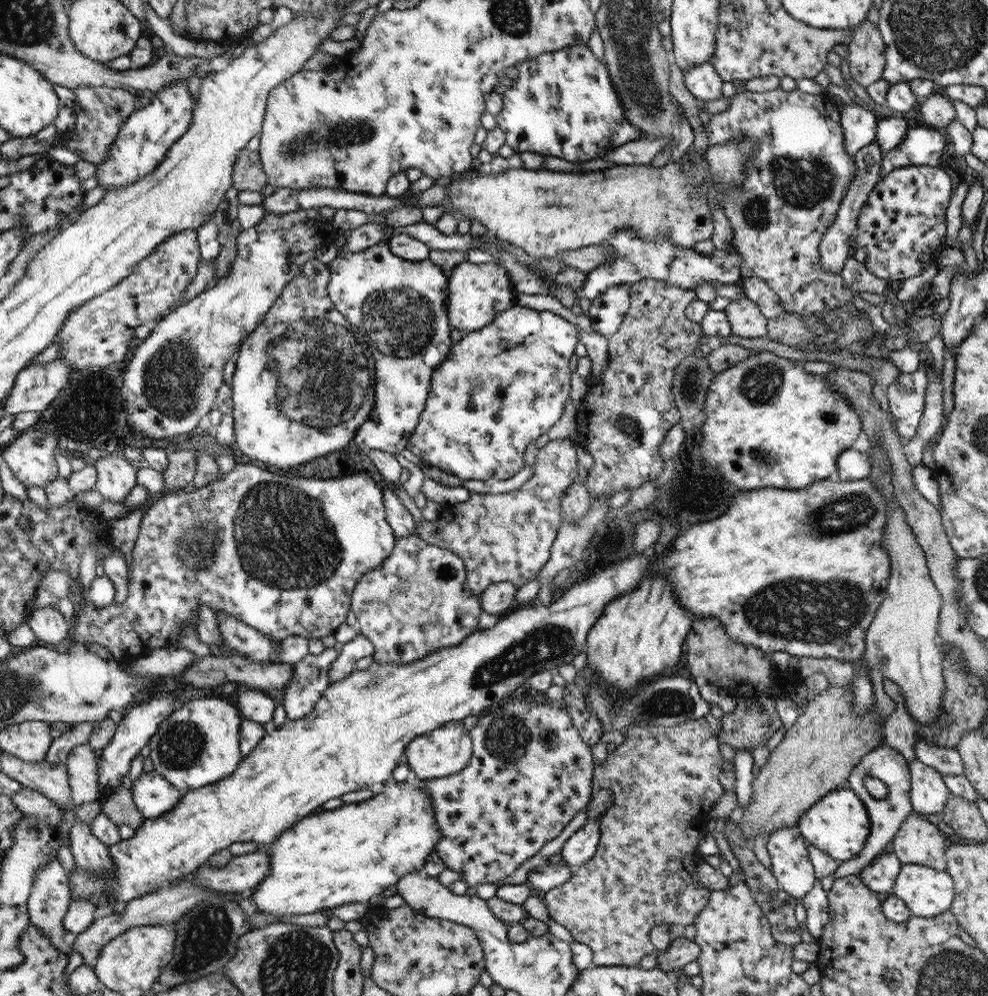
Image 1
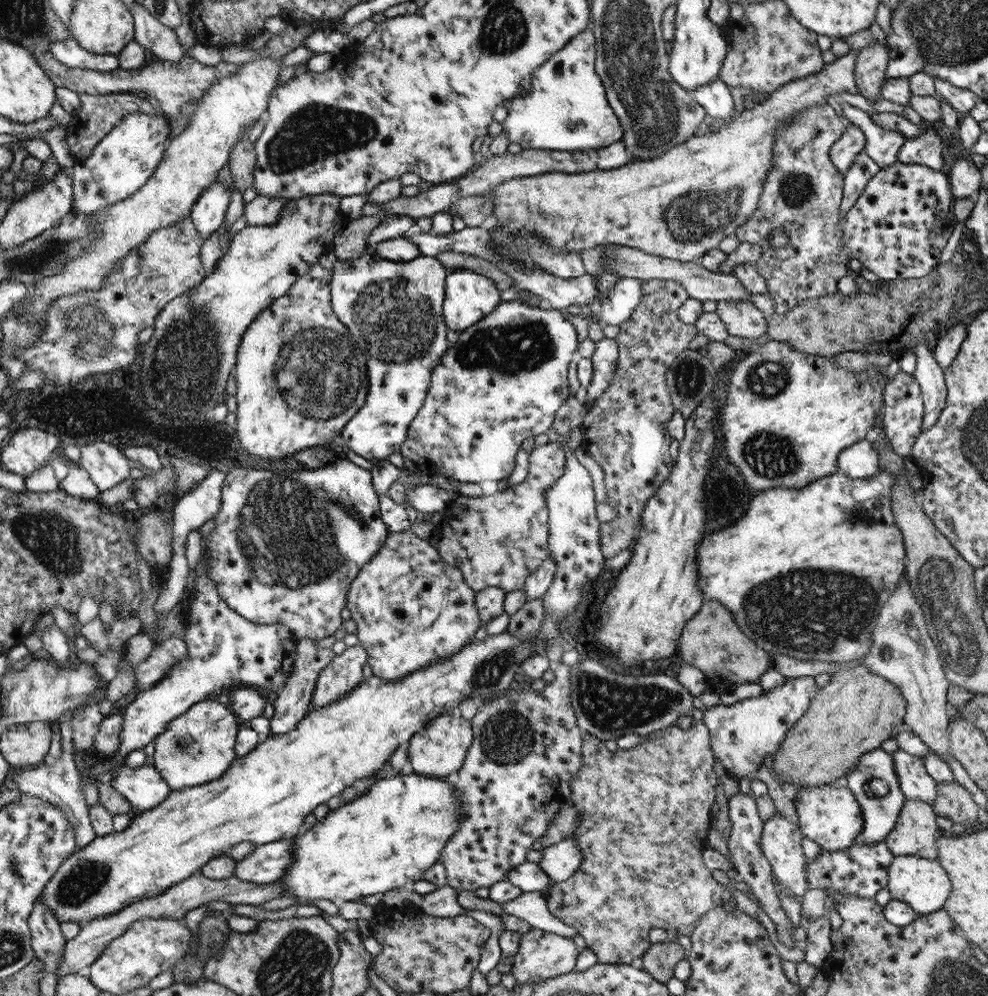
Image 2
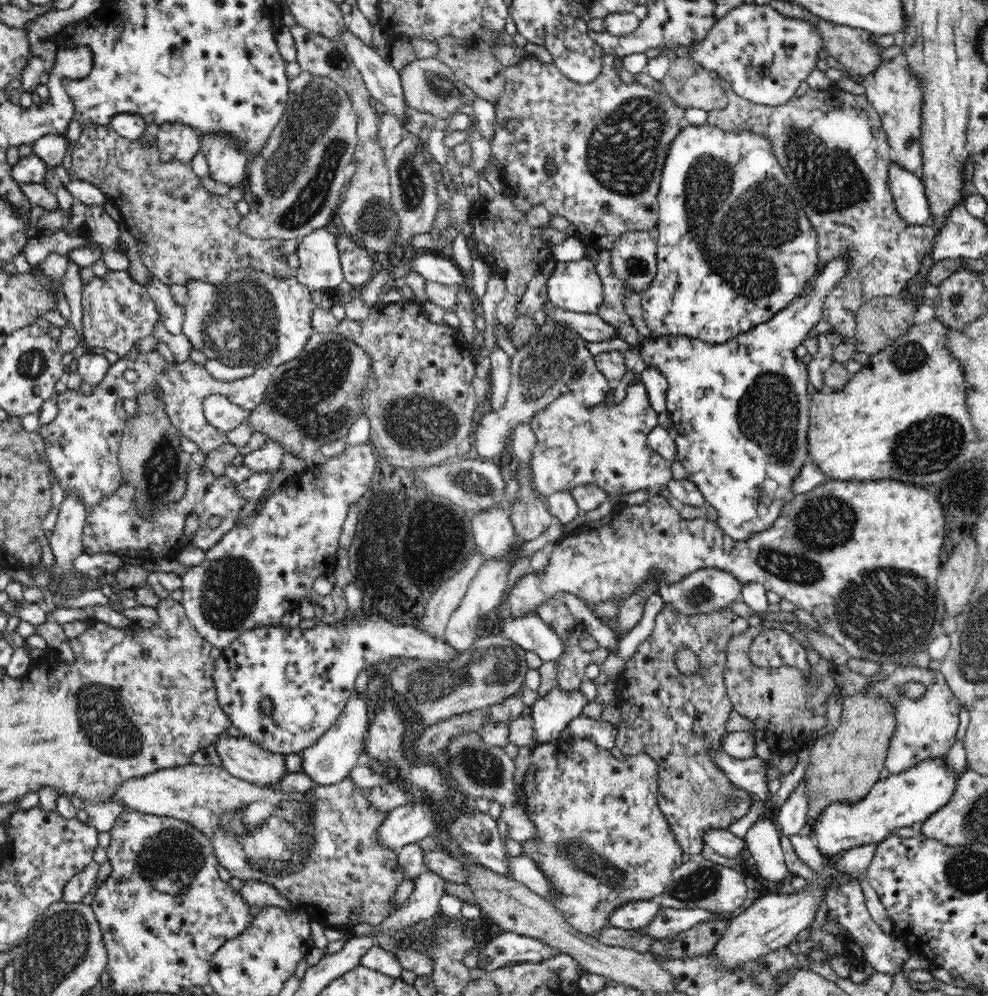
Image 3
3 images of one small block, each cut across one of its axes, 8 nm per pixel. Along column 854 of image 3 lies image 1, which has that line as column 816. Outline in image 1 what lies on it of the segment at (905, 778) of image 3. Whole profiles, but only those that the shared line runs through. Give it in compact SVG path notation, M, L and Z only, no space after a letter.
M834 789L806 810L797 828L807 844L822 850L838 862L846 862L864 850L870 836L870 818L866 806L852 789Z

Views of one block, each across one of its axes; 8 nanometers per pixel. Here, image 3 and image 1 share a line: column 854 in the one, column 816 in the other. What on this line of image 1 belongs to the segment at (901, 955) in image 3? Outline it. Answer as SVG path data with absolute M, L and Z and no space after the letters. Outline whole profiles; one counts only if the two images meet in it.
M819 880L814 884L814 888L801 898L802 906L806 910L806 924L807 931L814 937L818 943L822 936L824 927L831 919L829 916L829 900L827 892L823 890Z

